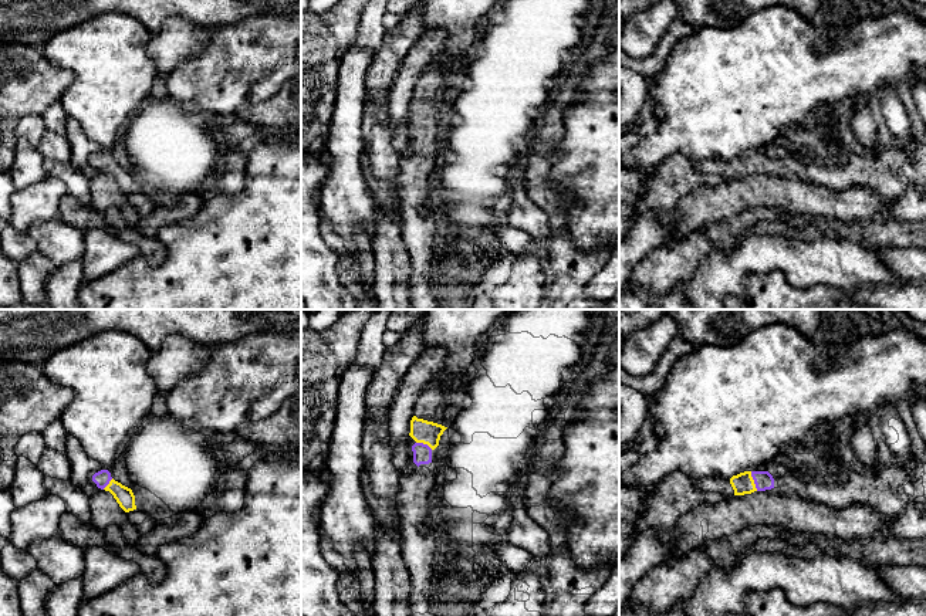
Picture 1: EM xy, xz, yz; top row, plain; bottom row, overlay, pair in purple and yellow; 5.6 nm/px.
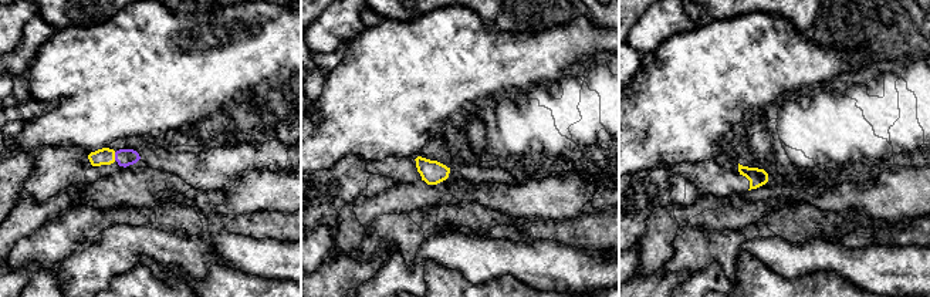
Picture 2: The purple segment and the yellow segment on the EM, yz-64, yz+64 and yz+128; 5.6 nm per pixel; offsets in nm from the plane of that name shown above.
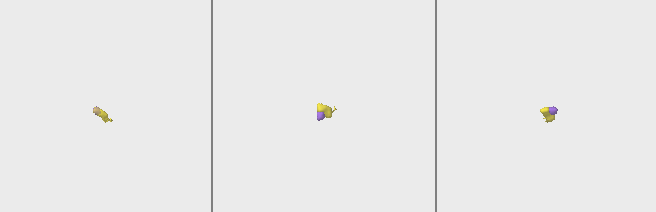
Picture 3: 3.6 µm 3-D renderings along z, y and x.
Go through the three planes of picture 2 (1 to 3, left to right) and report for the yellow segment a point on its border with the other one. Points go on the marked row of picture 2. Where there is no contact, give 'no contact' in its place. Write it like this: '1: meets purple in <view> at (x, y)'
1: meets purple in yz-64 at (115, 157)
2: no contact
3: no contact

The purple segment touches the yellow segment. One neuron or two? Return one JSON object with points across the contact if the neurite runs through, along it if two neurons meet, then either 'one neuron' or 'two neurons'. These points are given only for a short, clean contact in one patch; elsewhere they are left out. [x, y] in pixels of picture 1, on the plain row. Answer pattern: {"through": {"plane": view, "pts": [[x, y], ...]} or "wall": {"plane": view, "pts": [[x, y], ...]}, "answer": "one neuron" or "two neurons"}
{"through": {"plane": "yz", "pts": [[763, 162], [754, 163], [743, 165]]}, "answer": "one neuron"}

